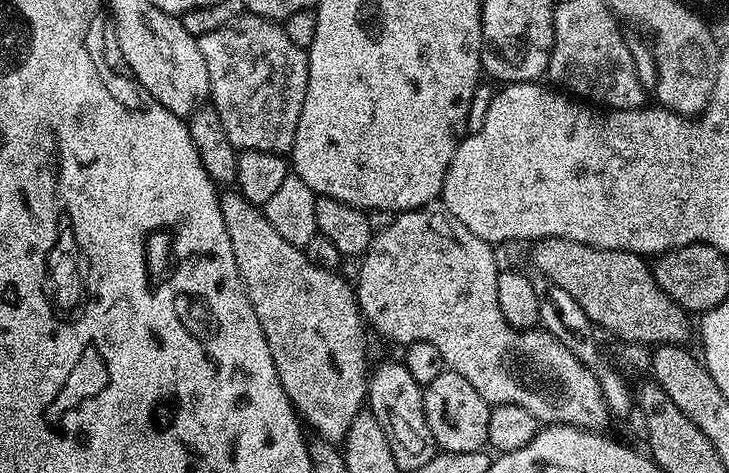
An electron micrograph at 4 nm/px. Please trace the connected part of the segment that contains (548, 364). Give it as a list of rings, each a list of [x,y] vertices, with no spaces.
[[[433,202],[431,204],[423,204],[420,208],[411,208],[408,212],[399,213],[384,229],[377,231],[372,238],[372,245],[368,251],[364,253],[360,264],[360,277],[354,280],[354,291],[356,293],[356,301],[360,303],[361,313],[372,328],[380,336],[385,336],[388,340],[393,340],[399,346],[407,346],[414,342],[430,342],[430,346],[435,346],[442,353],[445,365],[451,371],[462,374],[462,378],[466,378],[466,382],[470,382],[470,386],[474,386],[474,390],[478,390],[478,394],[482,394],[482,398],[486,398],[486,402],[490,406],[497,404],[513,404],[514,406],[522,406],[524,410],[530,410],[530,414],[534,414],[534,418],[539,420],[541,425],[549,424],[569,424],[575,428],[586,428],[590,432],[600,432],[607,424],[610,424],[610,417],[606,402],[603,400],[602,388],[599,385],[598,378],[588,369],[582,362],[578,360],[566,347],[558,340],[539,327],[519,329],[510,326],[510,322],[506,322],[506,318],[502,318],[502,310],[498,307],[498,278],[501,269],[496,268],[496,256],[493,245],[487,244],[482,238],[478,238],[478,234],[470,234],[470,230],[466,230],[466,226],[462,226],[462,222],[458,222],[458,218],[454,218],[454,214],[450,214],[450,210],[446,210],[443,203]]]

